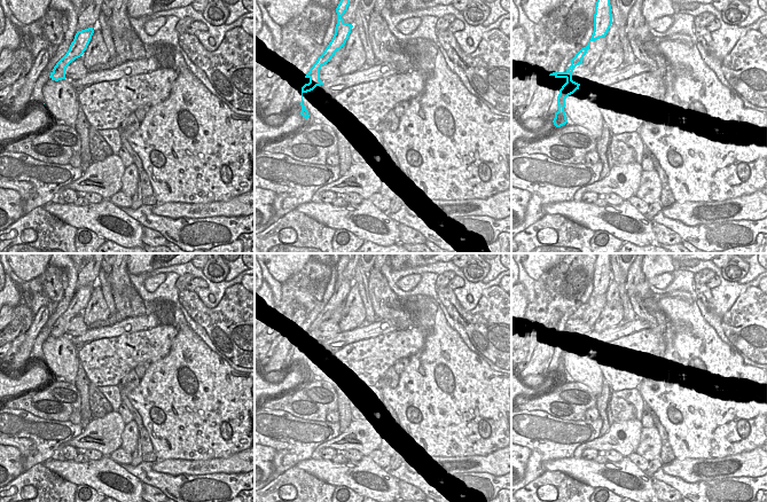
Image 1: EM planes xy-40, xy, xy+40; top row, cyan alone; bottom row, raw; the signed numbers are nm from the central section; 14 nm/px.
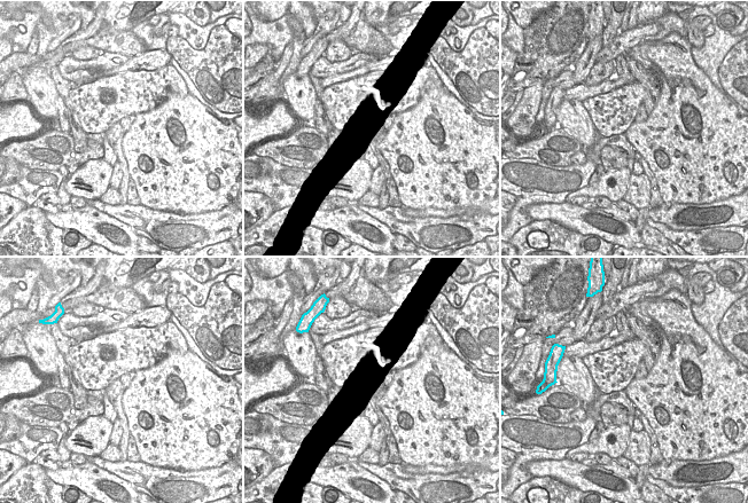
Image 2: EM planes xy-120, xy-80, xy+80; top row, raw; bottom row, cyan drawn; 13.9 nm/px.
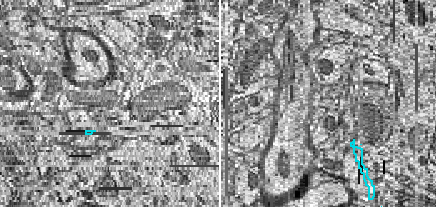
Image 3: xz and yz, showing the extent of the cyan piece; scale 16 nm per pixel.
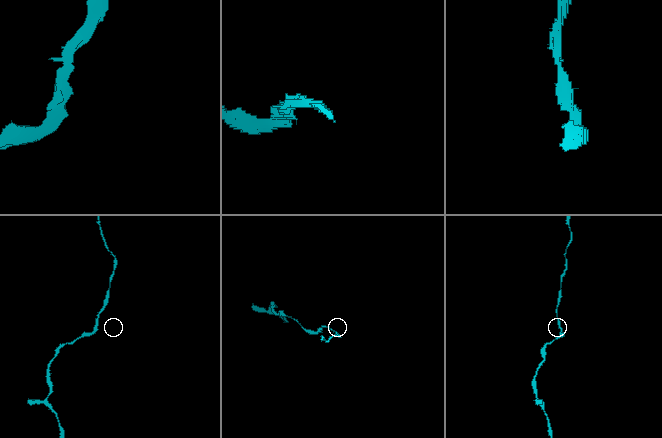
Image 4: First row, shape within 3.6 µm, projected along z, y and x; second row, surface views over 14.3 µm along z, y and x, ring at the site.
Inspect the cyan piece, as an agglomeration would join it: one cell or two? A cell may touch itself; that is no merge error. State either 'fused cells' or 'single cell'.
single cell

